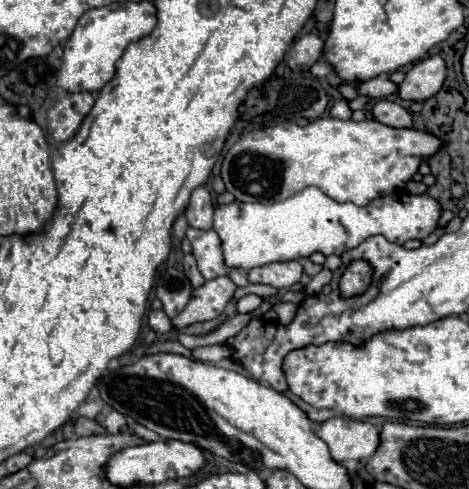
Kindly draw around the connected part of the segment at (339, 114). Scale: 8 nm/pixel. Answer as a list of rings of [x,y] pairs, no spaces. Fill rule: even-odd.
[[[338,100],[338,102],[334,102],[332,108],[330,108],[330,116],[332,116],[332,118],[348,120],[350,114],[352,114],[352,110],[348,108],[348,102],[346,102],[346,100]]]

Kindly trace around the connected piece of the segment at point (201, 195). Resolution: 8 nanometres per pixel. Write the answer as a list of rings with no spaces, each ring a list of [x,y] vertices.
[[[196,188],[190,196],[190,204],[188,204],[184,214],[186,214],[188,224],[192,228],[210,230],[212,228],[212,216],[214,216],[212,194],[206,188]]]

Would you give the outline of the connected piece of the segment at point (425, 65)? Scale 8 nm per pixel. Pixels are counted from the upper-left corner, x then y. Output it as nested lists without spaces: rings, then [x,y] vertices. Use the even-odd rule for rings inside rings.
[[[432,56],[416,62],[408,72],[402,84],[398,84],[398,96],[402,100],[428,100],[432,98],[446,78],[446,64],[440,56]]]

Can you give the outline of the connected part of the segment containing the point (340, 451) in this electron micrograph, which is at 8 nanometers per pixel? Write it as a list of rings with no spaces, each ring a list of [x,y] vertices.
[[[336,416],[320,424],[316,434],[328,444],[336,462],[368,460],[378,448],[378,428],[367,420]]]

